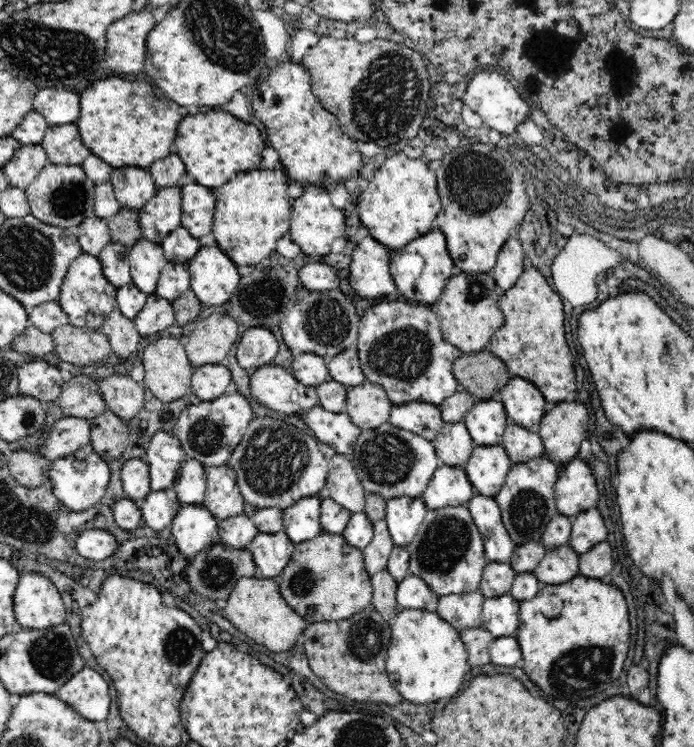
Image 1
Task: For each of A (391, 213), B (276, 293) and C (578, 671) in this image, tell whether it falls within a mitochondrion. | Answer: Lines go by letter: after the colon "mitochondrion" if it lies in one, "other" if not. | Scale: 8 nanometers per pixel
A: other
B: other
C: mitochondrion

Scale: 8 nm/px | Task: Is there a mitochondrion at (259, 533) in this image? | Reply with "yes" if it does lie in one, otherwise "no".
no

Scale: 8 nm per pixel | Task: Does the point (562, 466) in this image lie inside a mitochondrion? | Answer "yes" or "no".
no

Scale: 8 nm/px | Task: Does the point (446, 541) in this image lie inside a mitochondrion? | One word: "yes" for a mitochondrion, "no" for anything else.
yes

